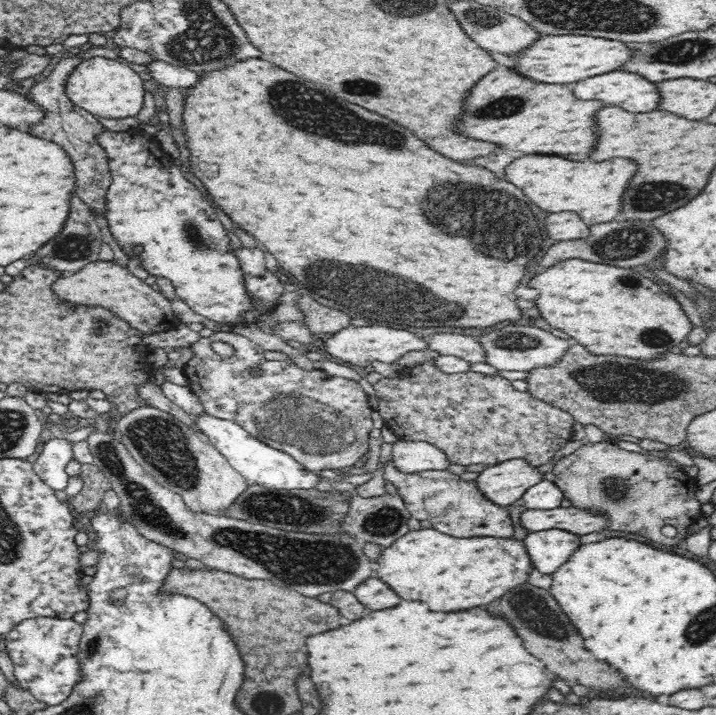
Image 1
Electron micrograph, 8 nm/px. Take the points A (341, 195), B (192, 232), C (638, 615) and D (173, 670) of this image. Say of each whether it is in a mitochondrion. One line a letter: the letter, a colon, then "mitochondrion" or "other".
A: other
B: mitochondrion
C: other
D: other

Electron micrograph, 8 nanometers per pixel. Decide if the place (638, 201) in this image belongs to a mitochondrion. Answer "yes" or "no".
yes

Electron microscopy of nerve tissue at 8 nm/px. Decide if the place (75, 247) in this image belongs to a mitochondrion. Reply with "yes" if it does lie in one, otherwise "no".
yes

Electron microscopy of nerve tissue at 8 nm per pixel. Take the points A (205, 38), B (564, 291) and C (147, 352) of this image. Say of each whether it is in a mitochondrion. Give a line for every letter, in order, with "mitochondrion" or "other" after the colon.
A: mitochondrion
B: other
C: other

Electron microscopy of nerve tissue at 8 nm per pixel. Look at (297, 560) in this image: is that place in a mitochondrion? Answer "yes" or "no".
yes

